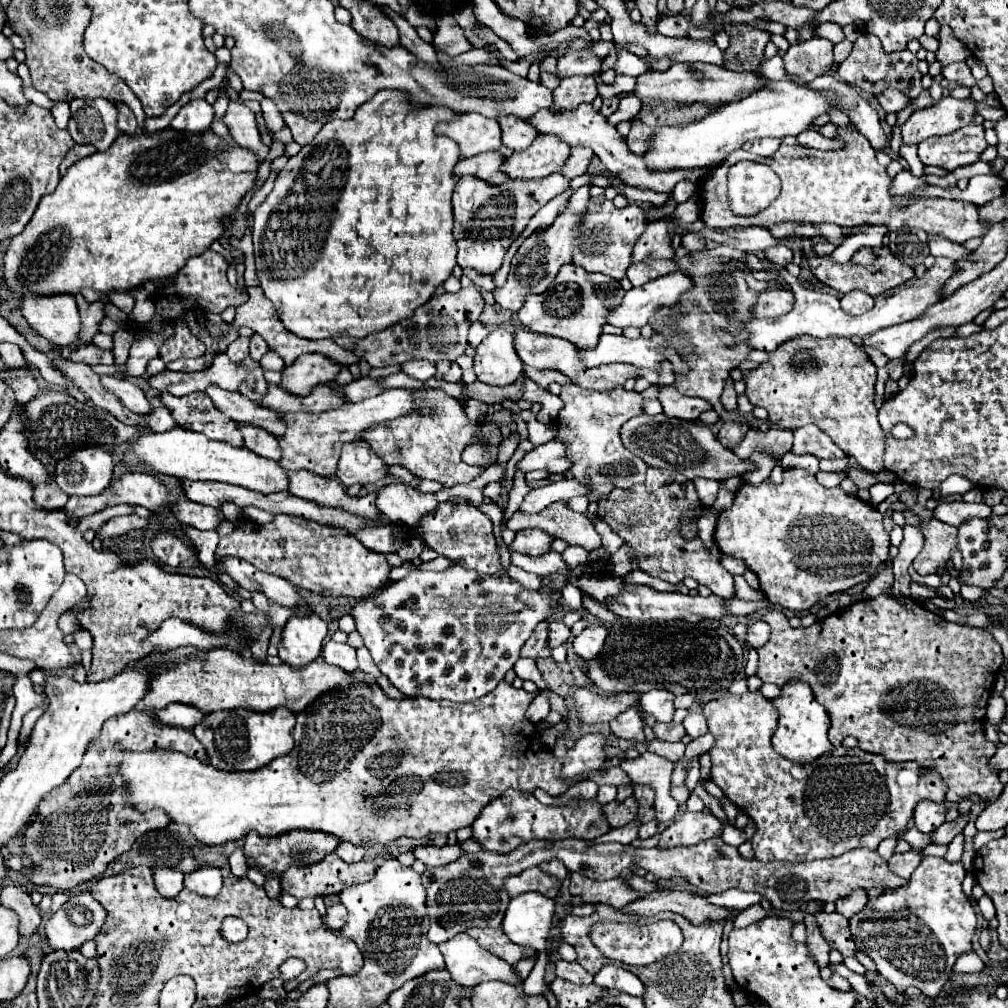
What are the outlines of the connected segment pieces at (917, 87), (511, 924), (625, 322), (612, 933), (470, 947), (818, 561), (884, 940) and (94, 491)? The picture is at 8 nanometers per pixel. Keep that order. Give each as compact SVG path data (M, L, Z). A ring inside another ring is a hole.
M874 34L858 36L850 56L838 66L838 76L844 82L858 86L860 90L864 90L872 96L880 96L880 92L884 92L884 88L898 88L900 92L906 92L906 96L910 96L910 98L916 98L922 92L922 84L920 84L922 74L918 70L916 54L912 54L910 50L900 50L900 52L888 54L888 52L884 52L884 48L880 46L880 40Z
M538 892L520 894L510 900L502 920L502 930L514 944L538 948L538 952L542 952L550 934L552 916L554 900Z
M672 272L656 280L650 280L644 286L632 288L626 292L622 304L614 312L610 312L608 324L620 328L626 326L642 328L650 320L650 316L654 316L654 312L678 304L680 296L688 292L692 284L694 284L692 276L684 272Z
M598 920L596 924L592 924L589 937L606 958L618 960L628 966L648 966L652 962L664 960L666 956L672 956L682 946L682 932L678 924L674 924L672 920L658 920L644 926L628 922L620 924L614 920Z
M456 934L454 938L446 940L440 946L440 952L444 954L446 970L458 986L472 988L486 980L502 980L512 986L522 984L514 966L498 960L468 934Z
M802 468L784 470L784 480L782 480L782 484L772 484L770 480L762 482L760 486L748 486L748 484L744 484L744 486L736 492L736 500L734 500L732 508L718 514L714 538L716 538L718 548L720 548L724 554L730 554L730 556L734 556L734 558L744 560L746 566L758 574L758 578L760 578L760 590L764 592L764 596L766 596L766 600L768 600L770 604L782 606L782 608L792 610L792 612L810 610L810 608L812 608L818 600L822 600L824 596L834 594L834 592L844 592L844 590L848 590L848 588L852 588L852 586L856 586L856 584L866 582L866 580L870 578L870 570L880 568L880 566L888 560L888 548L890 548L890 536L888 536L888 532L884 530L884 526L882 526L882 514L880 514L870 502L864 502L864 500L860 500L858 496L850 496L850 494L842 492L840 486L836 486L836 488L824 488L822 484L818 484L816 476L808 474L808 472L802 470Z
M924 856L924 860L918 864L914 874L910 876L910 882L904 888L884 890L876 900L868 902L862 912L850 918L850 932L852 940L856 942L856 948L874 960L876 972L888 982L892 982L900 994L904 994L908 986L916 986L926 996L938 996L952 974L954 962L962 954L974 950L972 936L976 930L976 914L968 896L962 890L964 876L966 870L962 866L962 860L946 862L944 858ZM886 918L896 918L898 922L892 922L892 928L882 928L882 924L878 928L872 928L870 920Z
M82 448L56 464L56 484L68 496L98 496L112 478L112 456L102 448Z

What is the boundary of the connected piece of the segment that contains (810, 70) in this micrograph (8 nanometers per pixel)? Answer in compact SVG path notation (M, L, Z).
M812 38L790 46L784 54L784 66L794 76L804 82L814 80L820 74L826 74L832 64L832 42L826 38Z

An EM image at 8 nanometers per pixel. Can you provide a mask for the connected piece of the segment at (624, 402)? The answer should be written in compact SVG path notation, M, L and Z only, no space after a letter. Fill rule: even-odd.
M564 384L560 400L564 402L564 408L552 424L556 428L554 440L562 440L566 446L566 458L572 462L572 466L564 472L566 480L578 480L580 484L590 486L590 492L586 494L590 502L602 500L614 488L630 488L644 482L648 466L624 448L620 438L622 424L644 412L640 392L626 392L622 386L608 392L596 392L578 388L576 384Z

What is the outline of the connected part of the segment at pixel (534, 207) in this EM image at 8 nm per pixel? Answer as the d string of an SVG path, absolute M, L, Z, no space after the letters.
M560 172L542 180L508 178L504 184L486 184L476 176L462 176L452 194L454 240L458 246L458 266L472 268L478 274L496 274L510 244L522 234L530 218L554 196L566 192L570 180Z

